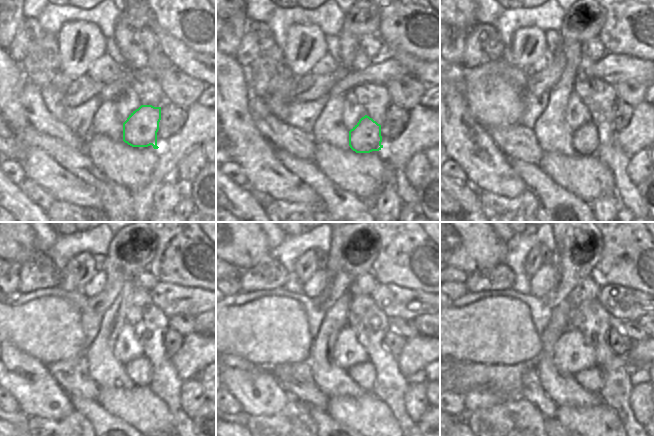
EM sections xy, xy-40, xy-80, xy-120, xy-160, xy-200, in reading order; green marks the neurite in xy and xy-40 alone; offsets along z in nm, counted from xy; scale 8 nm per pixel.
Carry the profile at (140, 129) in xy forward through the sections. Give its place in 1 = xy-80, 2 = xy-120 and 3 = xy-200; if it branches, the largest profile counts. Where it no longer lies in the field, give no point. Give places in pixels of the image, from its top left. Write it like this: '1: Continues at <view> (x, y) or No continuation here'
1: Continues at xy-80 (586, 141)
2: Continues at xy-120 (140, 371)
3: Continues at xy-200 (592, 379)

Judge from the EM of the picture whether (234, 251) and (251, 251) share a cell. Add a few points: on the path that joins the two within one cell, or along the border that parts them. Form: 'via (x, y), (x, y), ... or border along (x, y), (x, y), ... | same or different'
via (238, 250), (247, 250) | same

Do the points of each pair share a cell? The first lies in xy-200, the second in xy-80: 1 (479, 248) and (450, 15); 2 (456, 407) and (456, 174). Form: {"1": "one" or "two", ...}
{"1": "one", "2": "one"}

